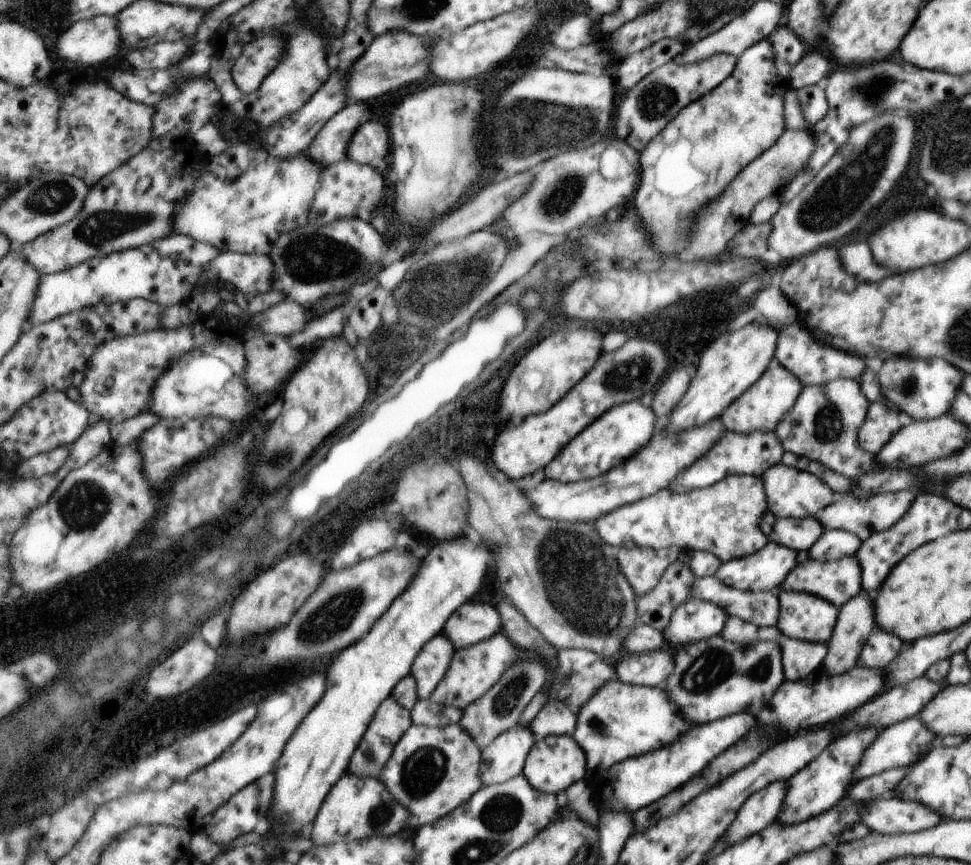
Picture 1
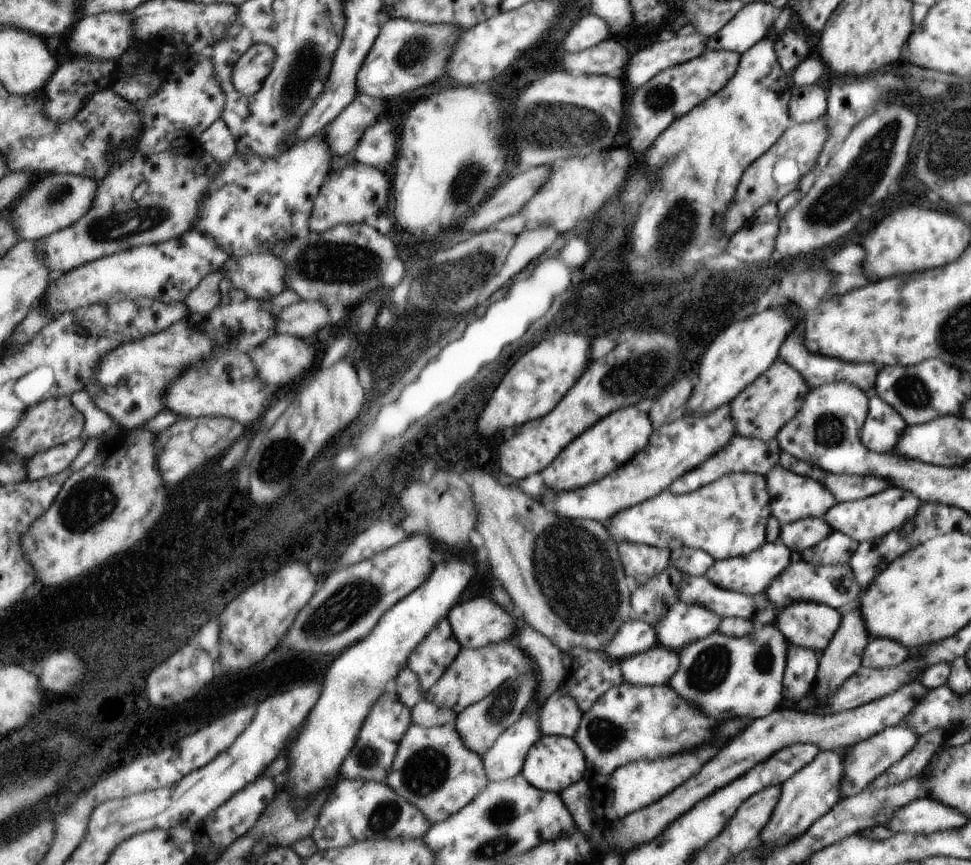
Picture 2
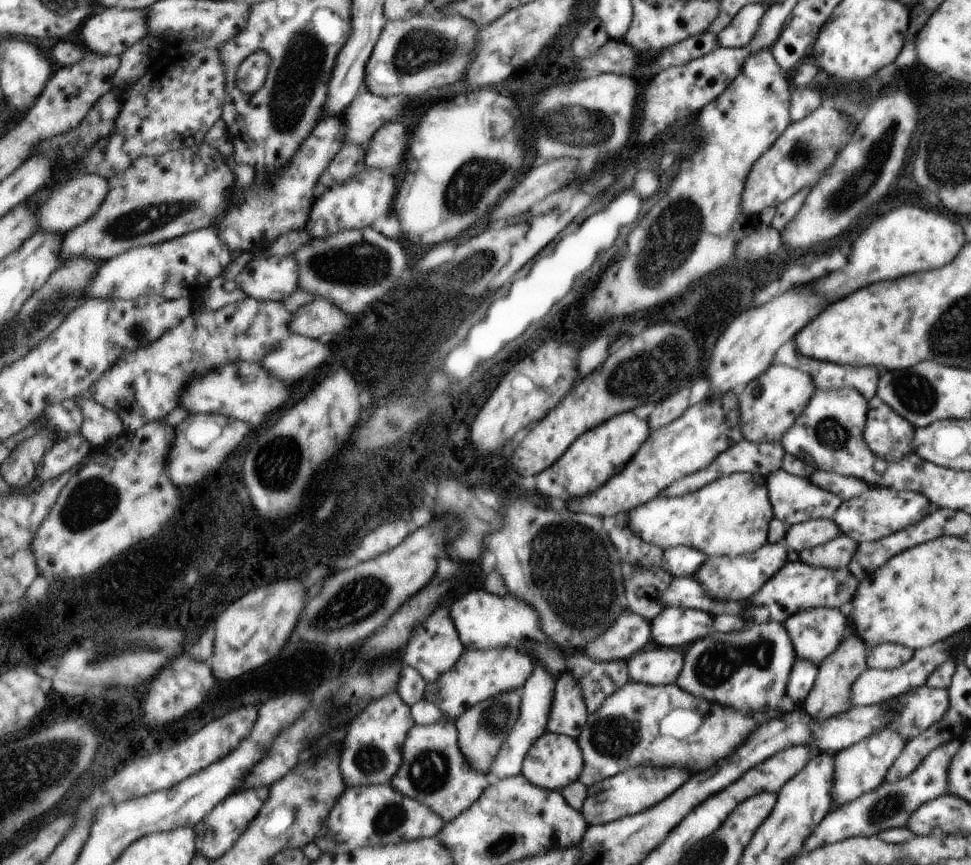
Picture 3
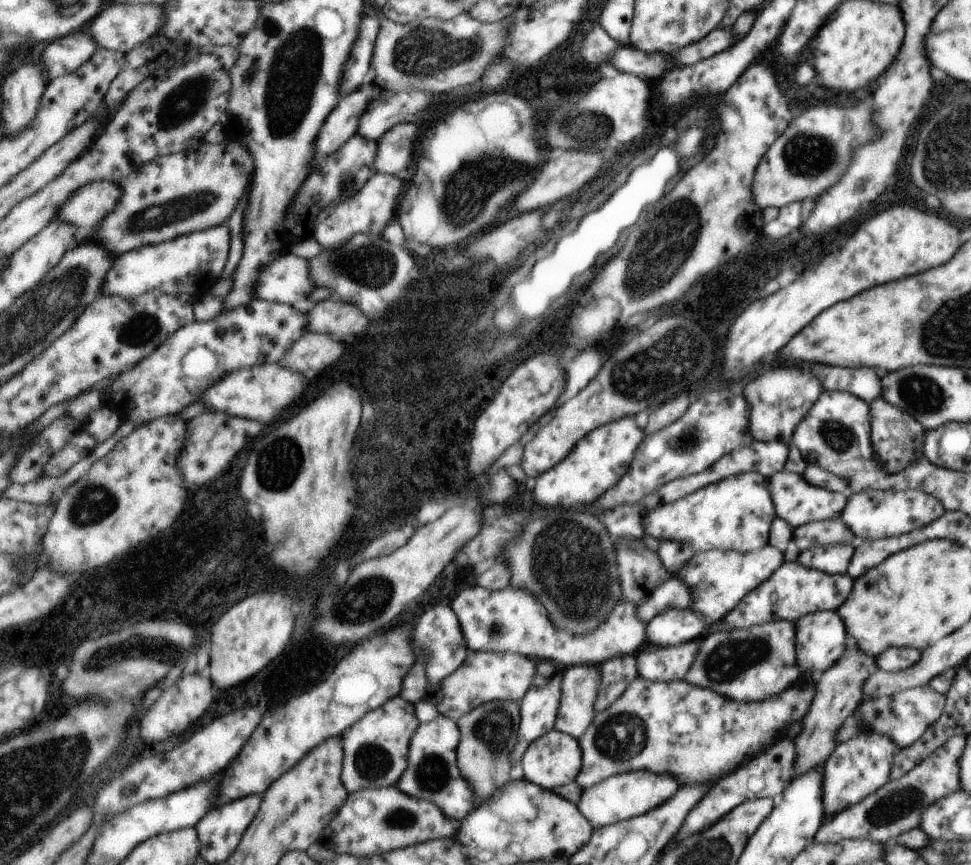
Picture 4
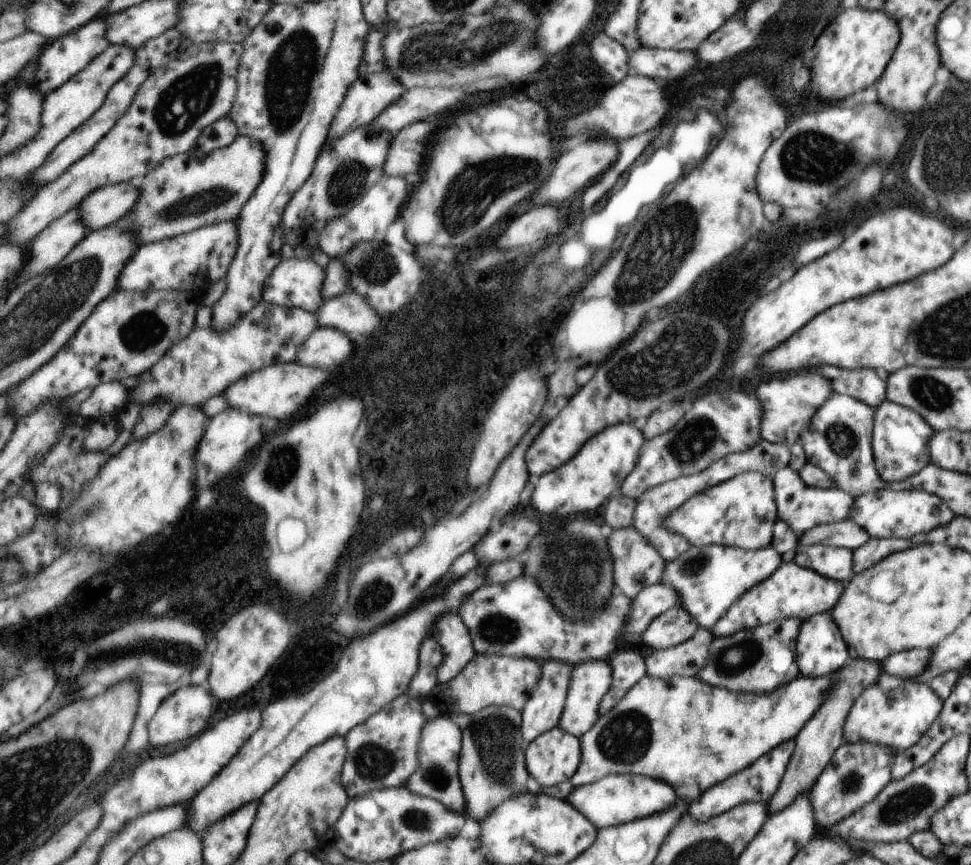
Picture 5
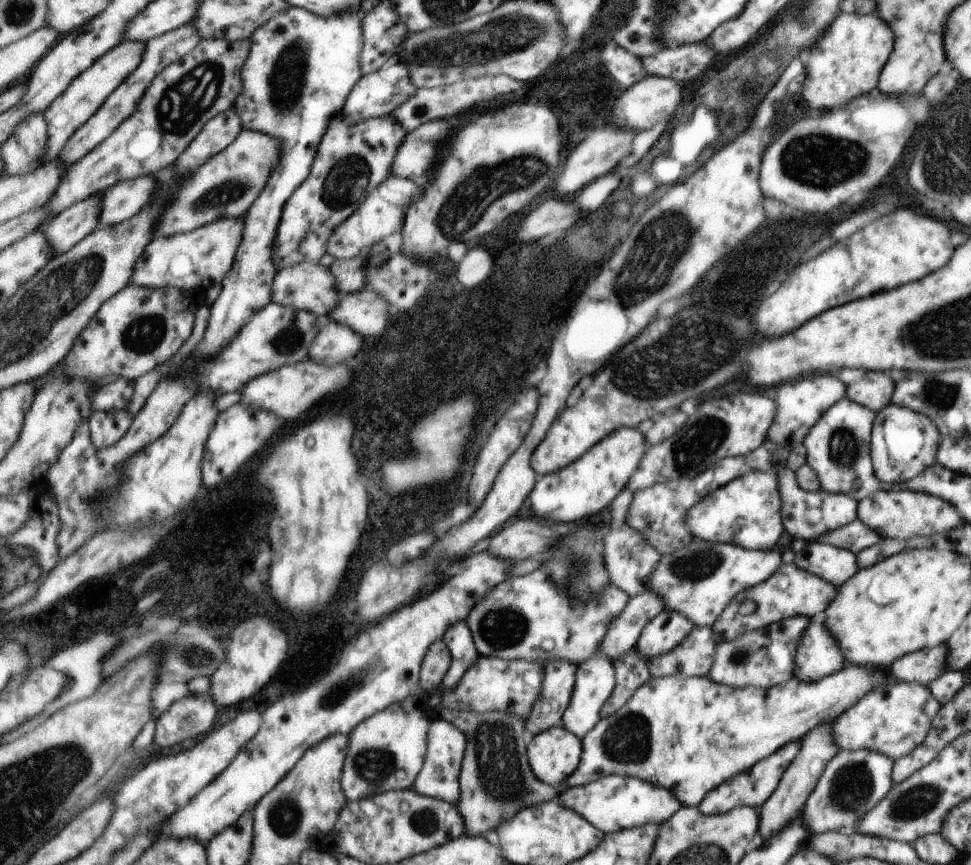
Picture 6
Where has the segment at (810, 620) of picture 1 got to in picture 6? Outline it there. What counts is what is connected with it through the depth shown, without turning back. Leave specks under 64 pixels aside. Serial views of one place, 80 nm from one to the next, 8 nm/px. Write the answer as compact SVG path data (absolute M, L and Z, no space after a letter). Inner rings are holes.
M824 613L814 614L799 641L794 654L793 679L796 681L813 682L843 668L843 658L823 620Z

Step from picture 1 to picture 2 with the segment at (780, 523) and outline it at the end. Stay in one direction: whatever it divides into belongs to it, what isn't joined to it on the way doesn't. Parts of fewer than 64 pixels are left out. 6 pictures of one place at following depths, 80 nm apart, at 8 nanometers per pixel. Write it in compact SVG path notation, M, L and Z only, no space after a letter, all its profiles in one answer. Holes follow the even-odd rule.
M807 517L780 525L778 539L790 549L801 552L810 549L831 534L831 526L819 517Z

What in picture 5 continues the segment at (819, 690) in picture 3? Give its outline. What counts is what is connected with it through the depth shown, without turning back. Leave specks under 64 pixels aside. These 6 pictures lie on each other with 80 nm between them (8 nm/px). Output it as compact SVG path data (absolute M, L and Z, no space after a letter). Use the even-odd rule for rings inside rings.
M849 660L849 664L843 666L843 670L837 672L839 682L831 688L831 696L827 696L827 702L819 708L819 714L807 722L807 730L799 732L799 738L795 738L795 758L791 758L791 766L787 766L787 774L783 774L783 786L779 786L779 794L771 798L771 812L779 812L786 809L800 795L807 793L814 785L819 774L833 760L834 752L845 740L842 738L841 726L844 726L845 718L853 706L853 702L871 685L878 682L877 664L865 662L865 660Z

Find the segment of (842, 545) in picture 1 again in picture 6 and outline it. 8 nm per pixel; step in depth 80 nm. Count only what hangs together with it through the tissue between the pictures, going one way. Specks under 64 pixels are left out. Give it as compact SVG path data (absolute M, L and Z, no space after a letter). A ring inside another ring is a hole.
M817 540L805 542L804 547L794 553L792 563L801 570L818 575L836 589L859 569L857 556L852 551Z

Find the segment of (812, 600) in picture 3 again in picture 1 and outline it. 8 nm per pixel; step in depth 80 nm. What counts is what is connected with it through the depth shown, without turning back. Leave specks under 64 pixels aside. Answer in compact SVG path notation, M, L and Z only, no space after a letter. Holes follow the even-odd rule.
M854 556L827 562L814 561L808 558L800 564L796 564L790 570L778 589L783 591L801 591L810 595L817 595L836 607L840 607L862 590L861 578L861 566L859 566L859 562L855 560Z

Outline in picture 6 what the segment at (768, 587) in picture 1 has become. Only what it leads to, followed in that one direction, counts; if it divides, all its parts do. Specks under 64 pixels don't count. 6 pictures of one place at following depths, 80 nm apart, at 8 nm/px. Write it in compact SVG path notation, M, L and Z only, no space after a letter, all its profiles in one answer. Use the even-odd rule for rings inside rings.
M697 537L689 545L659 557L645 590L655 593L667 611L682 614L694 626L713 624L742 589L762 583L781 568L778 551L750 551L735 543L710 544Z

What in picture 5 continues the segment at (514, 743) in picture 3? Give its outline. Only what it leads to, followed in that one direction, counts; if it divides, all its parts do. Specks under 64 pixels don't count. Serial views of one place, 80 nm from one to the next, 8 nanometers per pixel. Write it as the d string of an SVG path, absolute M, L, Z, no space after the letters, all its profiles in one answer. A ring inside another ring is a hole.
M547 660L540 665L541 680L522 710L525 745L557 726L573 676L574 667L569 663Z

